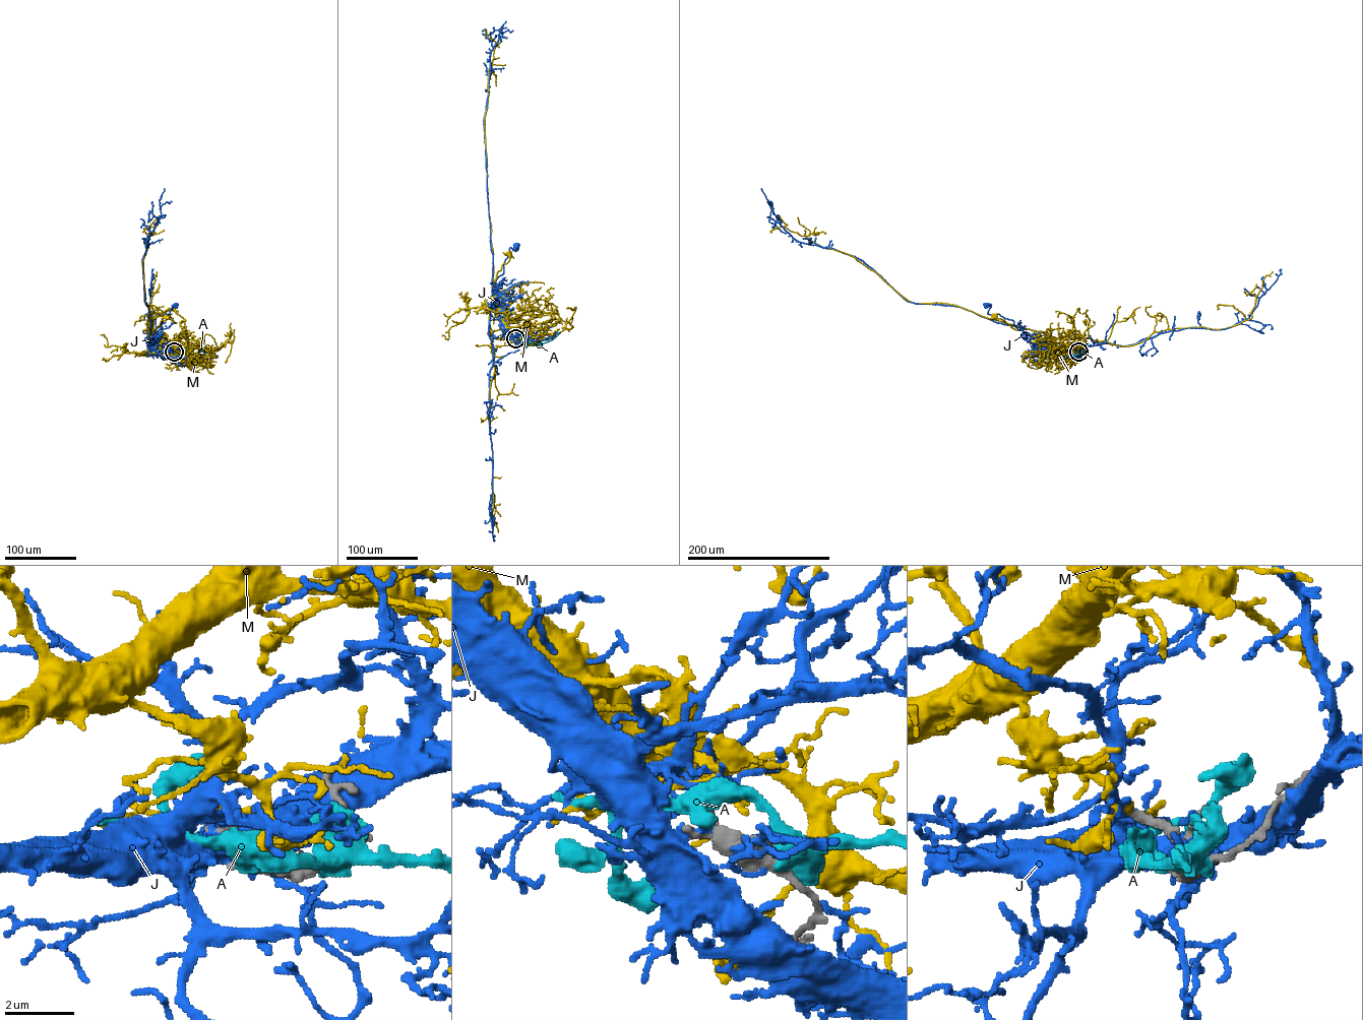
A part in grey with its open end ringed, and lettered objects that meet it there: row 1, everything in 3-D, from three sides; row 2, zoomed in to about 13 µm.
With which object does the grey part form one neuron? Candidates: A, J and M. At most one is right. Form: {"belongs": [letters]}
{"belongs": ["M"]}

